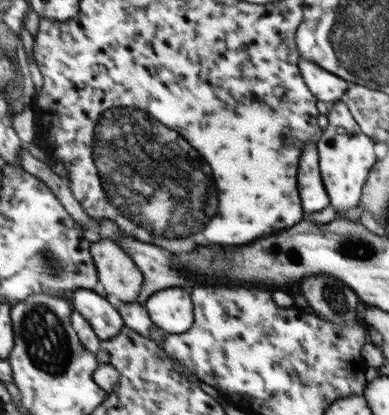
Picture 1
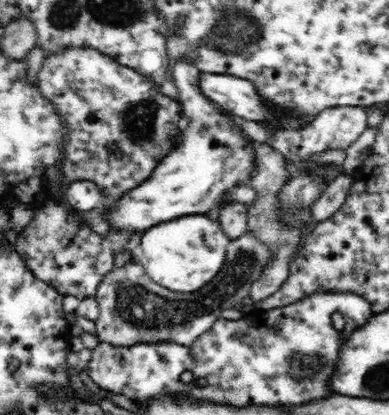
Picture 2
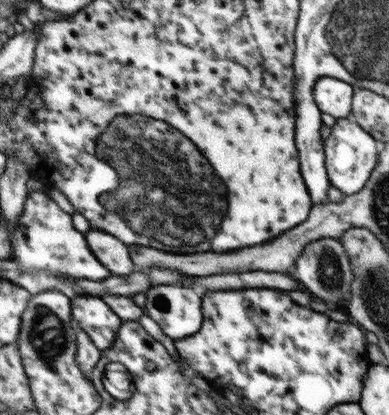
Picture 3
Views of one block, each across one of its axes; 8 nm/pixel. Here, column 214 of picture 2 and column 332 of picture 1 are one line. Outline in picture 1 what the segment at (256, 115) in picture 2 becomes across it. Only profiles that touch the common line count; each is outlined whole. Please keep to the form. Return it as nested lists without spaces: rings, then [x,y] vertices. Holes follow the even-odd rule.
[[[303,58],[297,62],[297,66],[299,66],[301,76],[305,78],[309,90],[317,96],[317,100],[321,100],[329,106],[331,102],[339,102],[345,96],[349,84],[343,78],[339,78]]]

